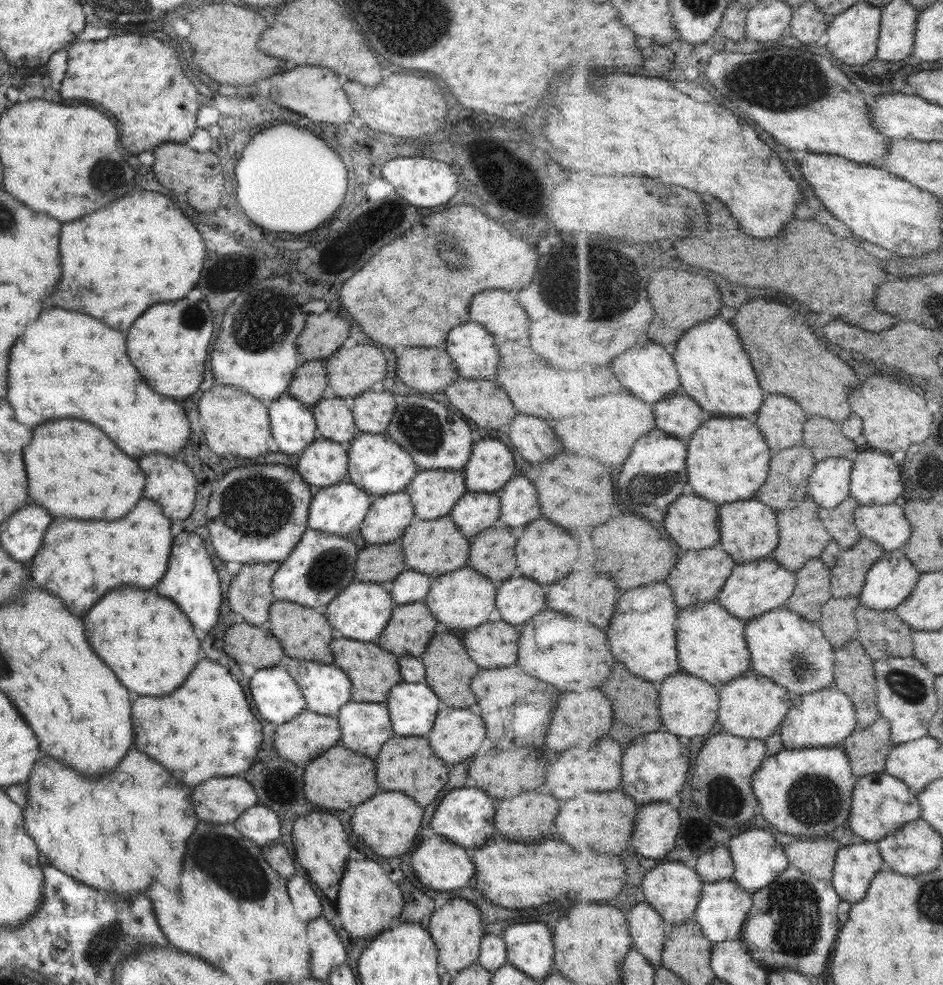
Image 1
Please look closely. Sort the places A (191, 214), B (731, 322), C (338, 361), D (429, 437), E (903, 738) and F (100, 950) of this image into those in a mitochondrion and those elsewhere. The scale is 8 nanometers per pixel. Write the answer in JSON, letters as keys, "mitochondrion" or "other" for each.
{"A":"other","B":"other","C":"other","D":"mitochondrion","E":"other","F":"mitochondrion"}

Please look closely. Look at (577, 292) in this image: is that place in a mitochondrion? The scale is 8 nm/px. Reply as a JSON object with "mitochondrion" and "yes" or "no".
{"mitochondrion":"yes"}

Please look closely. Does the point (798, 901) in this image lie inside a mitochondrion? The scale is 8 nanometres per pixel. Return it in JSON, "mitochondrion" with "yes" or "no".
{"mitochondrion":"yes"}

